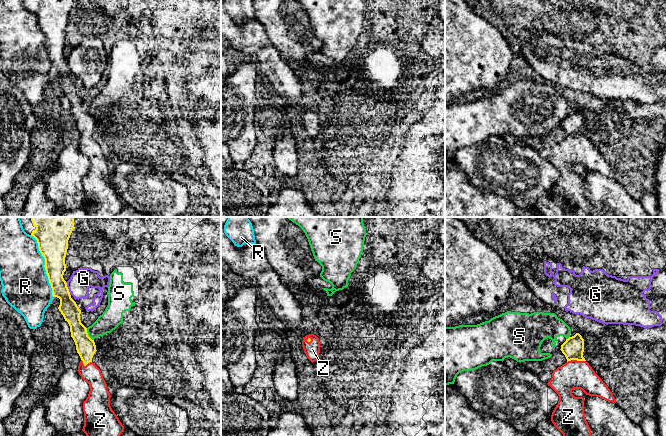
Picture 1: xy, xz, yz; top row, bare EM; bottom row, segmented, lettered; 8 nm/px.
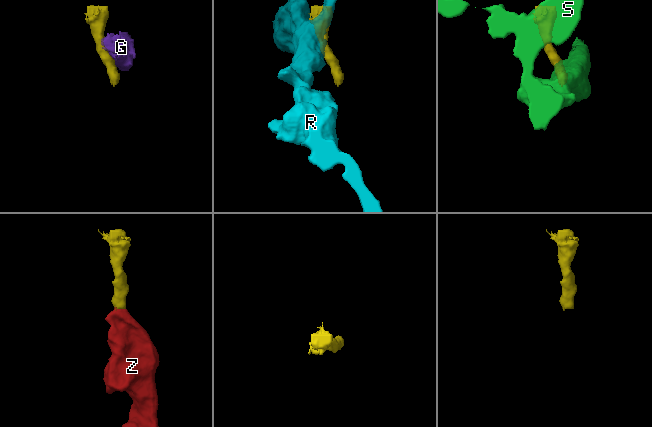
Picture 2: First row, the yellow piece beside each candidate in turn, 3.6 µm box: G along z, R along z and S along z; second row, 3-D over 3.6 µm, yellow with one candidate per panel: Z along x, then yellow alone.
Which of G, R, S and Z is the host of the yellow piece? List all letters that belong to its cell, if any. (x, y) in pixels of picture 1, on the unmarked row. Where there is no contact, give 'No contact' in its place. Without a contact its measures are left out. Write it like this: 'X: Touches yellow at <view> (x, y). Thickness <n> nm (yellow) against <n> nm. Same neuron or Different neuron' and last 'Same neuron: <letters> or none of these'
G: Touches yellow at xy (68, 65). Thickness 170 nm (yellow) against 170 nm. Different neuron
R: Touches yellow at xy (44, 41). Thickness 240 nm (yellow) against 380 nm. Different neuron
S: Touches yellow at xy (87, 110). Thickness 160 nm (yellow) against 170 nm. Different neuron
Z: Touches yellow at yz (576, 135). Thickness 170 nm (yellow) against 220 nm. Same neuron
Same neuron: Z

